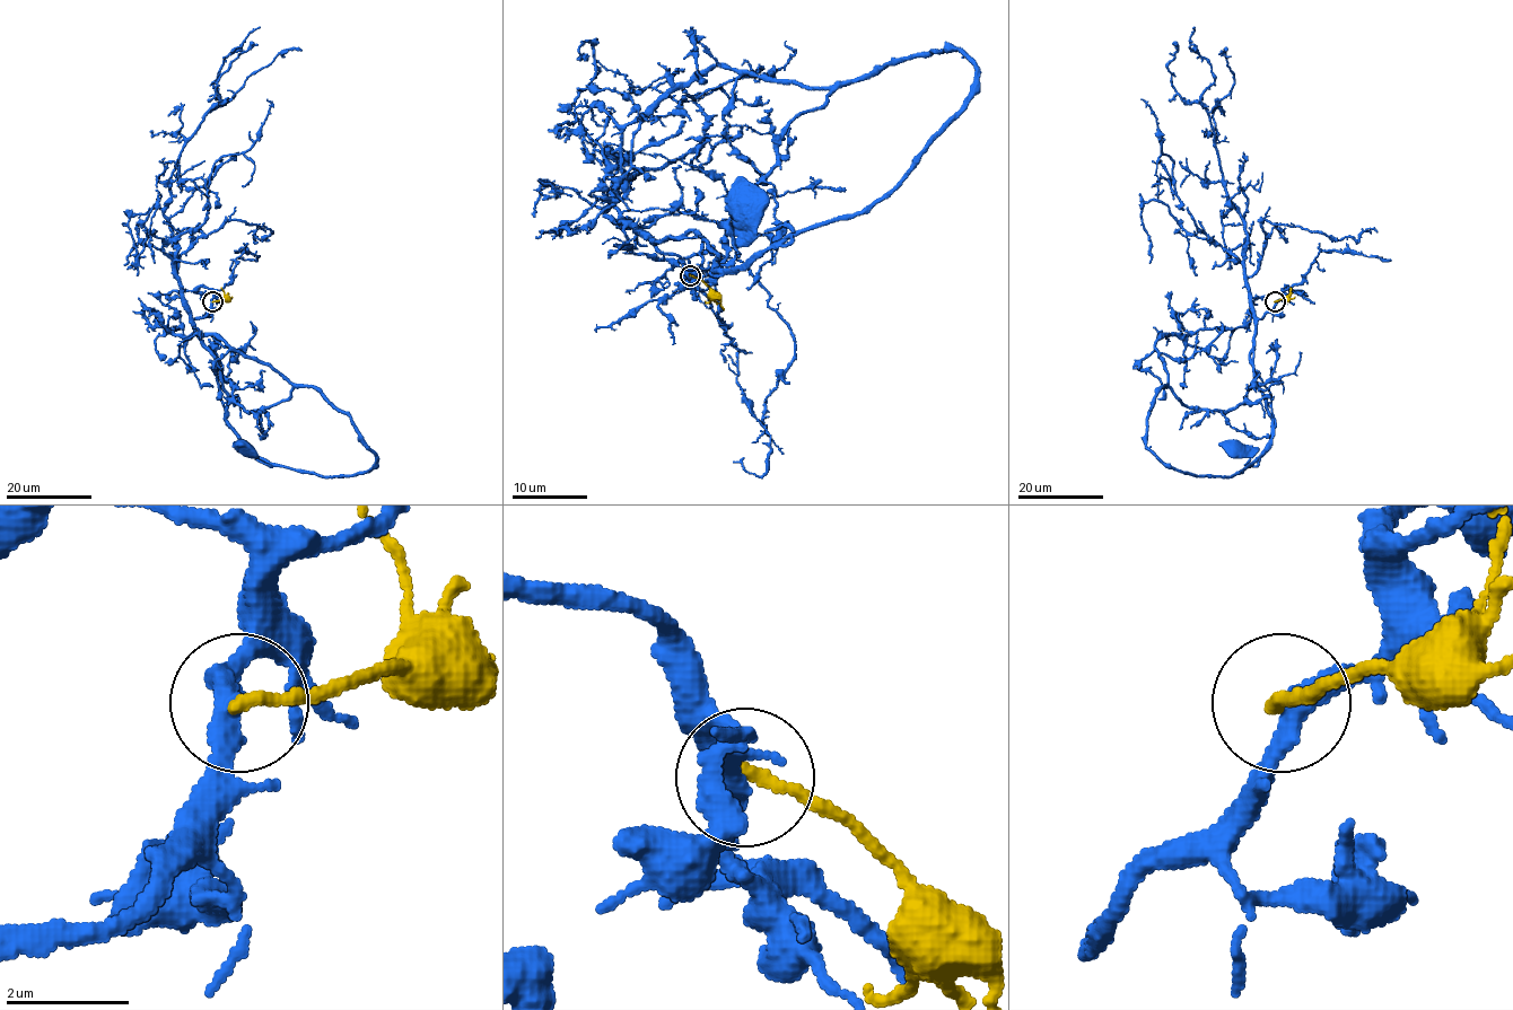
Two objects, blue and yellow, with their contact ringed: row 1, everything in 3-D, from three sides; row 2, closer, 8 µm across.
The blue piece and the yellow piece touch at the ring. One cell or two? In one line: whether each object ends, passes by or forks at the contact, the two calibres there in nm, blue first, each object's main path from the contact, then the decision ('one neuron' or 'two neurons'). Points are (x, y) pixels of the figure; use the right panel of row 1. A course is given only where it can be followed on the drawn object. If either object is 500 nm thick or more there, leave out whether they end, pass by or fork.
blue passes by | yellow ends | 360/240 nm | blue via (1276, 301), (1257, 321), (1253, 368), (1271, 419), (1271, 442), (1250, 466), (1252, 457), (1235, 449) | yellow via (1276, 301), (1290, 293), (1290, 287) | two neurons

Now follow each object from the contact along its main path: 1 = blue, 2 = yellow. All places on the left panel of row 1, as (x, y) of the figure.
1: (212, 301), (204, 316), (193, 321), (194, 332), (219, 368), (227, 393), (226, 423), (270, 466), (244, 449)
2: (212, 301), (224, 298), (220, 287)

